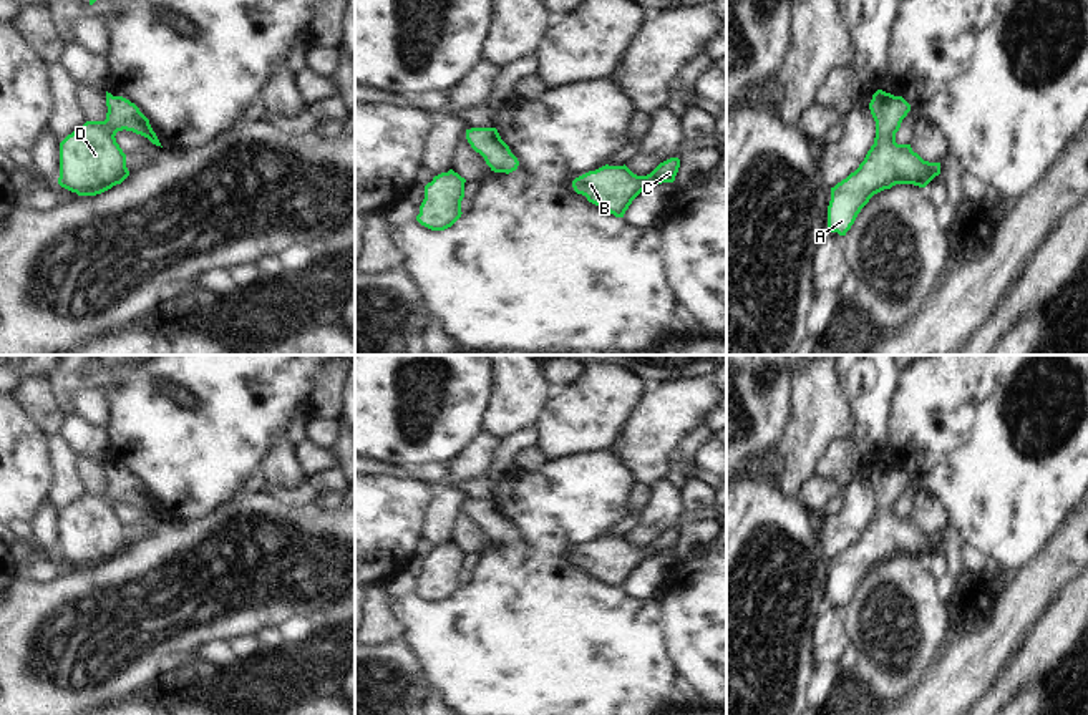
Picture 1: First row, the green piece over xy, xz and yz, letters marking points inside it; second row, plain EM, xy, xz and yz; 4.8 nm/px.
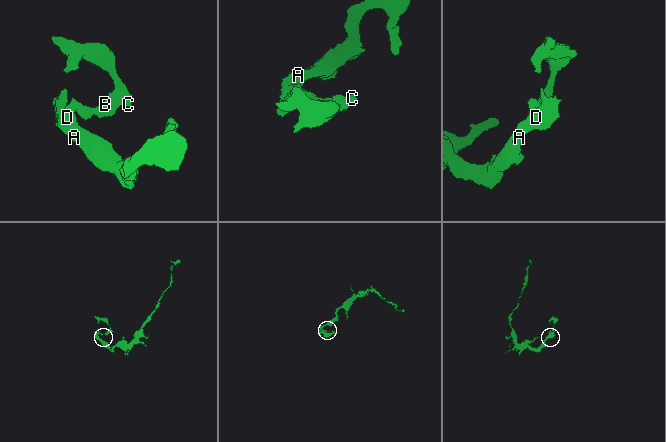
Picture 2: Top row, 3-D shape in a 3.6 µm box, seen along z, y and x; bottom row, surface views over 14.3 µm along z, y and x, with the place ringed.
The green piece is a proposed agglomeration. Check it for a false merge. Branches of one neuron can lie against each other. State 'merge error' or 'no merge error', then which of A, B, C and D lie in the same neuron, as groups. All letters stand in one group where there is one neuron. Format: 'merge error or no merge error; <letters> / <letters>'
no merge error; A B C D

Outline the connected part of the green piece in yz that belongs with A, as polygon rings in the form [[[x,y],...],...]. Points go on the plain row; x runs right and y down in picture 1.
[[[882,461],[869,474],[876,493],[874,516],[859,539],[831,559],[828,577],[828,602],[846,607],[869,571],[896,556],[925,559],[940,546],[940,534],[924,533],[911,516],[897,516],[896,504],[911,483],[902,468]]]

